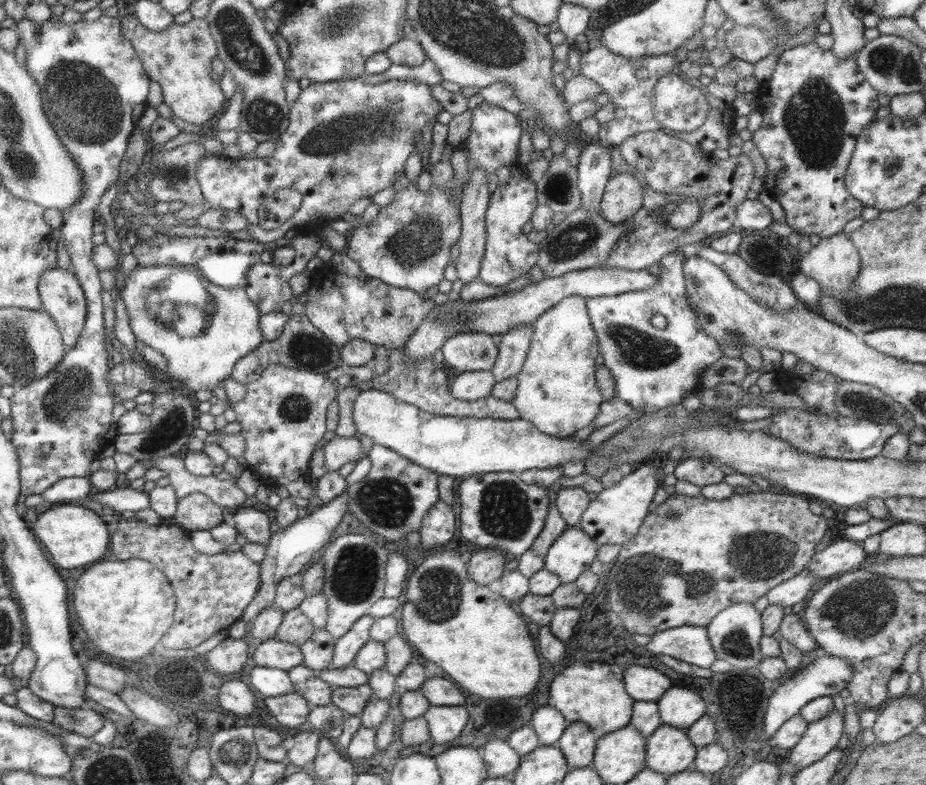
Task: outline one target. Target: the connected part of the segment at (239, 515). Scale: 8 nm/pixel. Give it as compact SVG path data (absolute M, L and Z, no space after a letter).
M239 506L232 514L231 523L242 542L267 544L272 533L267 517L265 511L259 508Z

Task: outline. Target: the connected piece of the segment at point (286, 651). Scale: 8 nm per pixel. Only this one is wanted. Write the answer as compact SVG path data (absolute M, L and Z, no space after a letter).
M269 638L257 644L251 660L257 666L278 668L287 672L292 666L302 664L302 652L293 643Z

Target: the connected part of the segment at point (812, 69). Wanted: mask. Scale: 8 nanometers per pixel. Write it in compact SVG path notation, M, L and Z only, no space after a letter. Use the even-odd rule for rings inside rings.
M813 41L783 51L774 66L773 76L777 78L777 82L769 84L769 90L775 90L775 96L766 100L765 98L758 100L759 104L761 104L759 111L762 116L762 125L752 132L751 139L755 143L761 157L765 160L765 165L767 165L765 166L763 188L780 204L783 210L785 224L789 228L792 228L795 233L807 235L818 234L820 238L827 238L828 236L841 233L843 226L852 218L859 217L861 209L864 207L859 200L855 200L847 192L844 183L844 174L849 165L849 160L851 160L851 154L853 154L856 136L859 136L861 129L865 128L865 126L875 119L875 112L879 108L879 102L877 101L878 92L865 80L864 74L859 70L853 56L846 59L838 59L831 49L822 50Z

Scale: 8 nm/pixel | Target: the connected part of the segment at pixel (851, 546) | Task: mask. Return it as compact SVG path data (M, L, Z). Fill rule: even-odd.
M837 538L837 541L830 542L823 550L815 553L808 562L808 569L817 579L838 574L841 572L853 571L855 568L865 564L869 557L863 551L860 542L852 541L845 538Z

